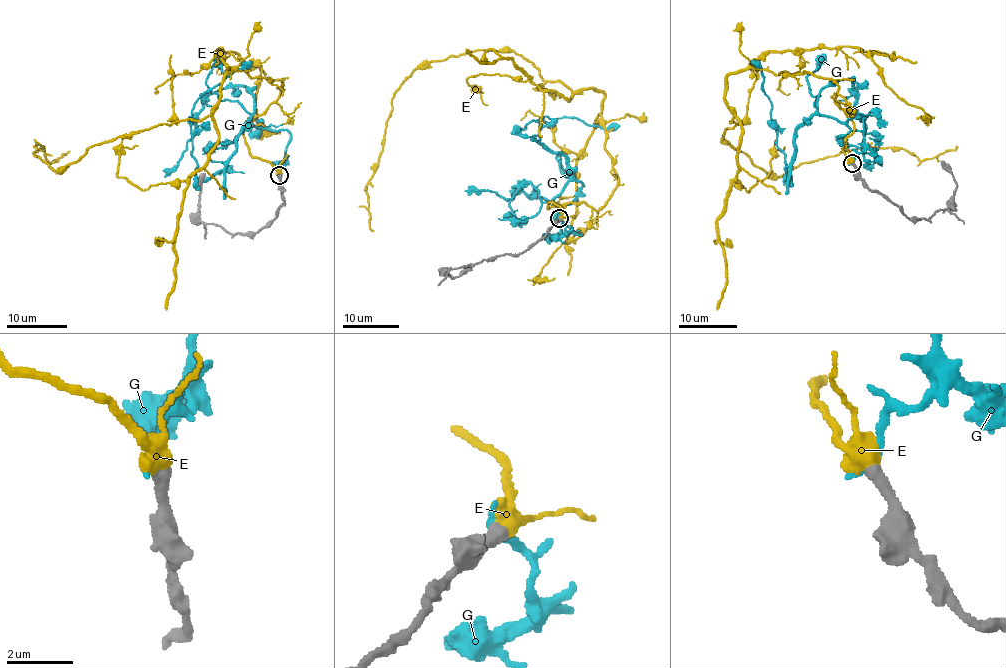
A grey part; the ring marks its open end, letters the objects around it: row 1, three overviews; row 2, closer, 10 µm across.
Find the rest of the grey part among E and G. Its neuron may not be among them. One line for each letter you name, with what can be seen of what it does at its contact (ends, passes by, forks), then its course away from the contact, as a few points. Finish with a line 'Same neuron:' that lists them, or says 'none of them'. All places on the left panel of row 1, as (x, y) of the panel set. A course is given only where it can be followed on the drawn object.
E: it passes by; it runs (279, 175), (242, 130), (282, 79), (226, 68), (198, 121), (104, 140), (55, 170), (34, 152), (69, 151)
Same neuron: E

